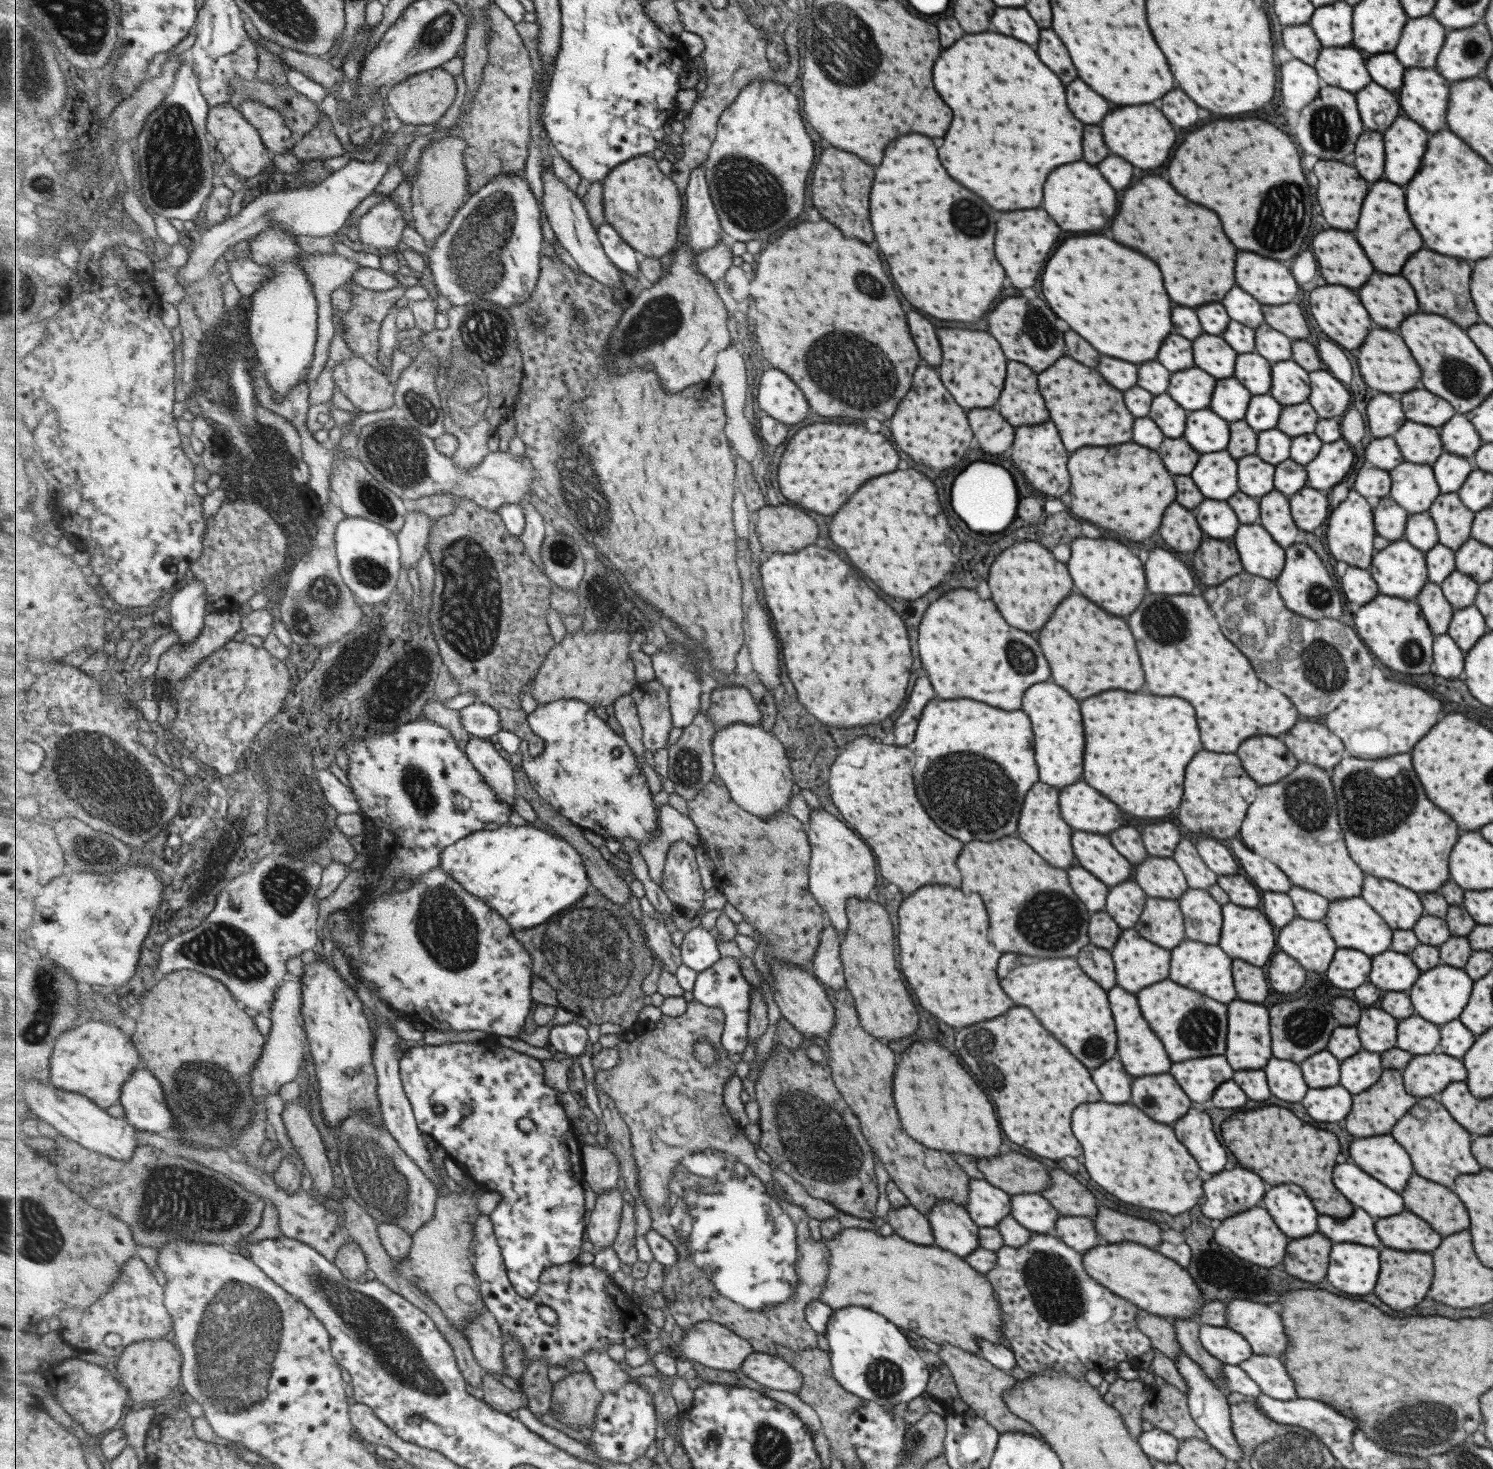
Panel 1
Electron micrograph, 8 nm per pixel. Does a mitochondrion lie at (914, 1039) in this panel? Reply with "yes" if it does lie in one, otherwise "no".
no

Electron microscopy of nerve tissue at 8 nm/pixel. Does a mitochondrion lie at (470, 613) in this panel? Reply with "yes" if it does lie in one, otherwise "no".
yes

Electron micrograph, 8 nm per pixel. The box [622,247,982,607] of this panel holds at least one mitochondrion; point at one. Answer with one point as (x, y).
(855, 372)

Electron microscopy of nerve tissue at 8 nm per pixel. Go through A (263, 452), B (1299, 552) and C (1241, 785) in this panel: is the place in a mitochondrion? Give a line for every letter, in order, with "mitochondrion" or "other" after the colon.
A: mitochondrion
B: other
C: other

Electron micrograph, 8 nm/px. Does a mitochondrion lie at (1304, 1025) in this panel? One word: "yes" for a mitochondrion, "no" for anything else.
yes

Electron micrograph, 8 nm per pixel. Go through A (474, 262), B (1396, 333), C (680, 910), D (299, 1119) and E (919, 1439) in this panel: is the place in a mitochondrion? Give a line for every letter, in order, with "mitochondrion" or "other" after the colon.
A: mitochondrion
B: other
C: other
D: other
E: mitochondrion

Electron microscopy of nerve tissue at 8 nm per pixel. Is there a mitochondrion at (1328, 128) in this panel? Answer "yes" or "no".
yes

